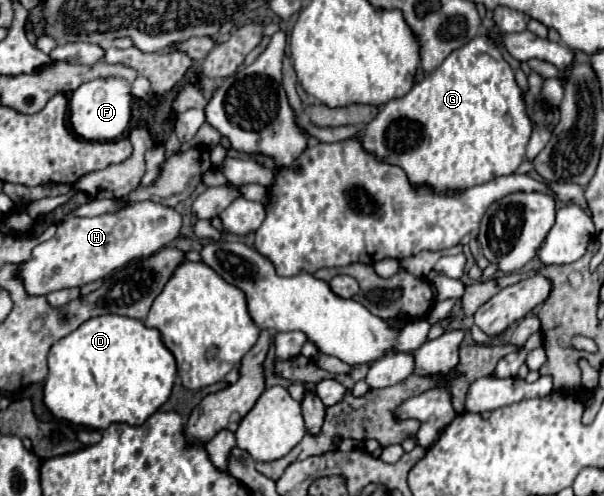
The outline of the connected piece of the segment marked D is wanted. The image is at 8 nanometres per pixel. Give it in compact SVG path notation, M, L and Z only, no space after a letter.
M101 315L57 341L49 351L43 401L57 419L97 431L113 423L143 425L169 399L177 367L157 329L123 315Z

